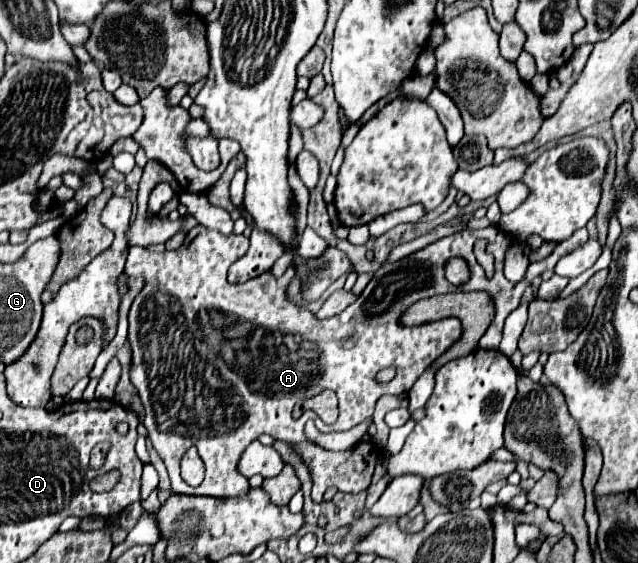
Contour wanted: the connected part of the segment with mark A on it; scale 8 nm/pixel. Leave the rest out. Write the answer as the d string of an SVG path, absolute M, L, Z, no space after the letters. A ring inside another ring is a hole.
M201 225L195 227L195 237L189 241L189 245L177 249L177 251L163 251L155 253L147 247L131 247L125 275L131 277L145 277L143 291L135 297L131 309L129 309L129 343L133 349L131 357L131 371L129 379L135 385L143 407L145 407L145 427L149 431L149 437L153 441L155 451L165 461L169 479L171 479L171 493L177 495L207 495L207 497L231 497L231 495L245 495L249 491L249 481L235 471L235 463L239 461L239 455L245 451L245 447L255 441L259 435L267 433L275 441L281 441L289 445L309 467L313 489L311 499L313 503L323 501L323 493L329 487L335 487L343 493L359 493L365 491L371 483L379 449L357 449L359 445L345 449L343 453L333 453L317 445L313 439L309 439L303 431L307 417L301 417L295 421L291 417L293 407L297 401L307 397L319 395L323 389L331 389L339 397L339 413L341 417L333 425L319 423L321 433L333 433L333 431L349 431L351 427L359 425L367 417L373 415L375 403L383 395L403 395L407 393L413 383L419 379L419 375L439 357L443 355L459 337L461 337L461 323L455 317L417 325L417 327L403 327L399 323L399 315L409 305L417 303L419 299L433 297L439 293L455 293L455 291L489 291L497 305L497 317L493 319L487 333L481 337L479 347L483 349L499 349L501 331L507 315L519 307L519 299L523 291L529 287L531 279L541 275L547 269L553 269L555 263L571 253L575 247L583 245L587 241L587 229L575 231L571 239L565 239L557 243L553 253L537 263L531 263L527 269L527 279L521 283L509 283L503 275L503 259L505 251L511 245L511 237L503 235L503 231L497 229L497 225L491 225L487 229L467 229L449 237L443 237L425 249L395 261L387 263L387 267L377 269L369 285L363 289L359 299L349 305L343 315L335 315L329 319L319 321L311 311L297 307L287 297L287 287L295 277L295 263L287 267L283 277L275 278L271 272L265 272L243 284L227 283L227 269L231 263L235 263L245 251L249 249L249 239L245 235L223 235L213 229L205 229ZM477 239L487 241L487 249L495 255L495 277L489 281L483 273L483 267L475 261L473 255L473 243ZM461 257L469 263L469 281L463 285L451 285L445 279L443 267L447 259ZM385 367L397 367L397 377L391 383L375 383L375 373ZM197 445L199 457L205 465L205 481L199 487L191 487L181 477L181 459L189 447Z

